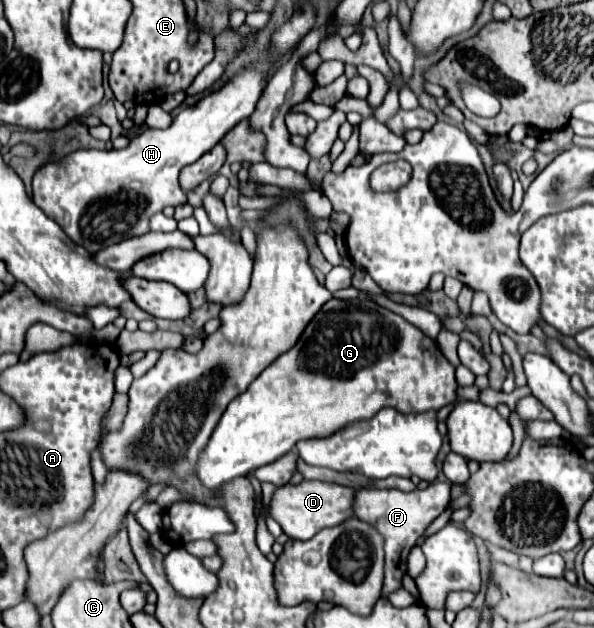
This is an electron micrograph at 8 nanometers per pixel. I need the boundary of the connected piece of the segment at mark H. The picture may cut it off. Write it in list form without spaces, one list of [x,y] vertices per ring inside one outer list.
[[[270,60],[248,66],[242,74],[238,74],[230,84],[222,90],[204,96],[196,106],[184,108],[166,130],[146,130],[140,136],[132,138],[128,148],[122,150],[76,150],[68,154],[60,164],[42,166],[32,180],[32,202],[46,212],[60,228],[64,228],[66,236],[74,242],[84,246],[88,252],[98,252],[100,248],[108,248],[120,240],[142,236],[150,230],[150,218],[162,212],[166,206],[180,206],[186,204],[186,194],[178,186],[178,172],[196,162],[202,154],[214,148],[222,136],[234,128],[240,120],[250,118],[256,108],[256,102],[264,90],[264,76],[270,68]]]

